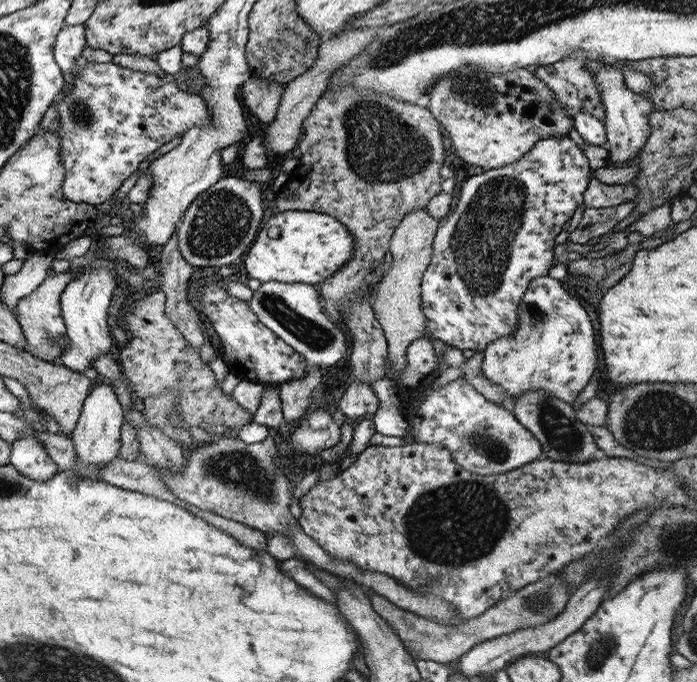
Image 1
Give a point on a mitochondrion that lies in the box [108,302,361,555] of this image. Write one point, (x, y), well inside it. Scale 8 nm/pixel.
(235, 470)

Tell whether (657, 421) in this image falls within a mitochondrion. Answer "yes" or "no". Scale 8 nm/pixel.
yes

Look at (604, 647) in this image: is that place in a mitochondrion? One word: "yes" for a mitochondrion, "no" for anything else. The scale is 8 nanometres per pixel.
yes

